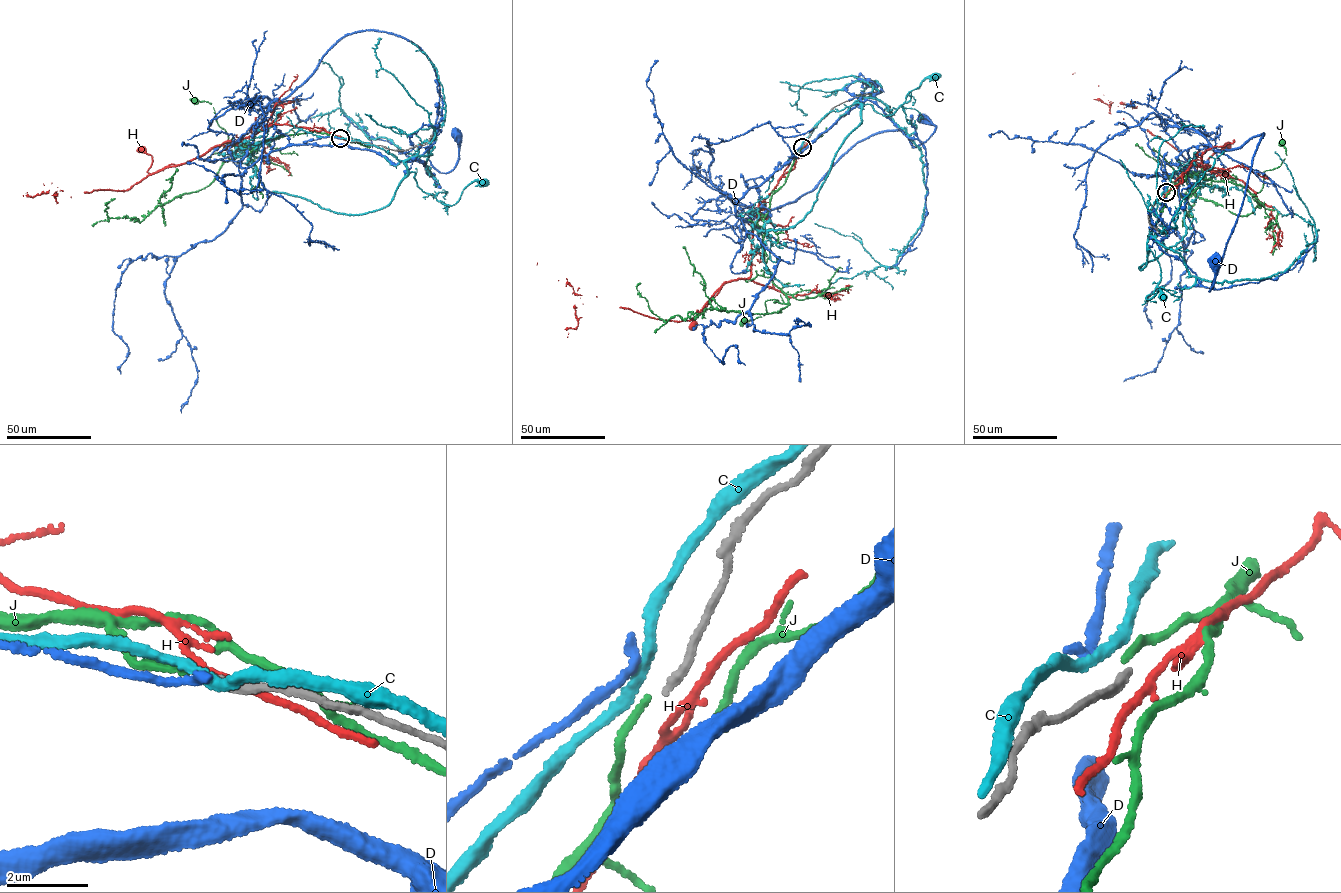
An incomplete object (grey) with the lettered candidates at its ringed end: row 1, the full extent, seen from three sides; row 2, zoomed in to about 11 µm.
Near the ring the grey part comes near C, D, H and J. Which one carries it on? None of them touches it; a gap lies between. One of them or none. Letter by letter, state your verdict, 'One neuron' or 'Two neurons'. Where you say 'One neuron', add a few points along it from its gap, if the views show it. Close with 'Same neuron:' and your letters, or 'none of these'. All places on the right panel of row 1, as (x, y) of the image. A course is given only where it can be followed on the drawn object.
C: Two neurons
D: Two neurons
H: Two neurons
J: One neuron. Its course: (1166, 192), (1197, 175), (1240, 184), (1259, 206), (1253, 194), (1262, 188), (1264, 171), (1286, 155), (1281, 143)
Same neuron: J

